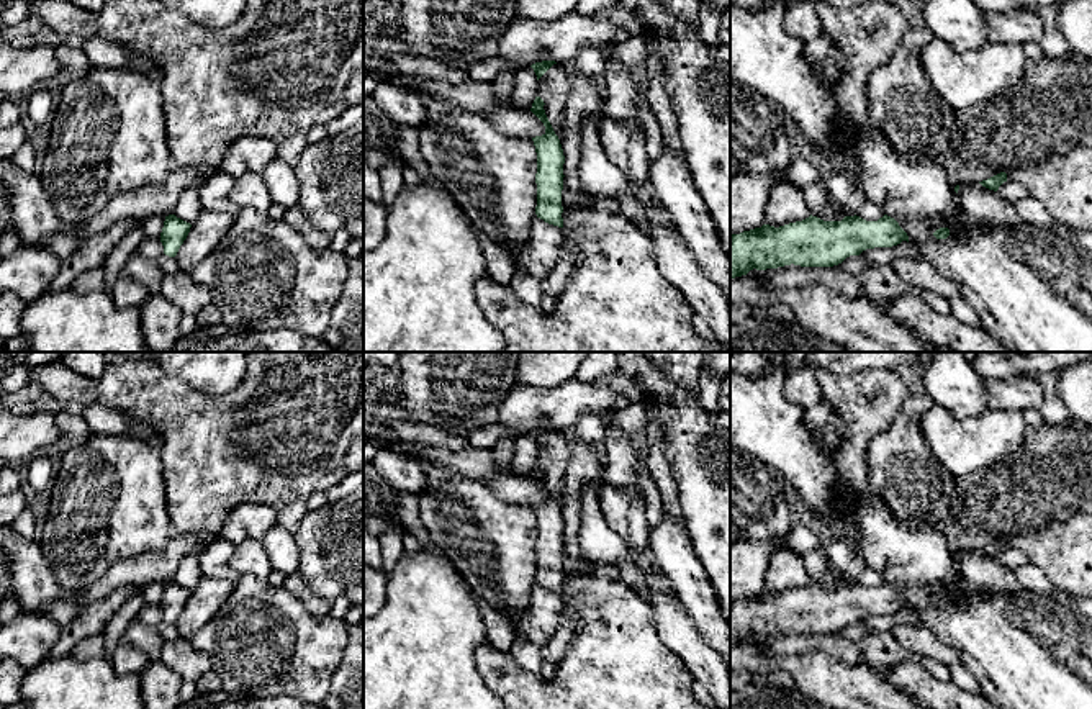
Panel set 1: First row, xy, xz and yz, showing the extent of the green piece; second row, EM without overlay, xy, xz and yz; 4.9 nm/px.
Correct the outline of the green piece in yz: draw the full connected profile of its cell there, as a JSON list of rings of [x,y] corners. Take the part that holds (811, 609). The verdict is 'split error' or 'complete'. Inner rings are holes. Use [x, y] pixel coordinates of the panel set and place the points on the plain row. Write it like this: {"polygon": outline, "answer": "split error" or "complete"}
{"polygon": [[[884,581],[878,588],[845,583],[842,588],[824,588],[809,583],[779,594],[763,591],[730,603],[730,645],[750,637],[784,632],[833,634],[866,616],[892,614],[909,609],[899,589]]], "answer": "complete"}

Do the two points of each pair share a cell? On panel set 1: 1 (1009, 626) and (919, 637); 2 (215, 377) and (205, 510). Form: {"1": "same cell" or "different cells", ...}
{"1": "different cells", "2": "different cells"}

